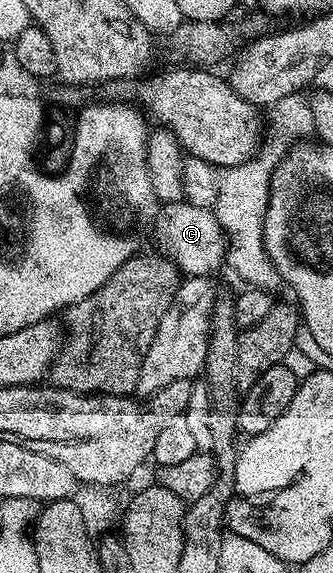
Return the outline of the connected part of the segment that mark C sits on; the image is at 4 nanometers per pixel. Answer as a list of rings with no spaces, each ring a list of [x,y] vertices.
[[[169,201],[159,210],[154,222],[154,237],[165,245],[167,256],[176,263],[181,274],[208,277],[225,264],[226,236],[212,209],[194,207],[189,201]]]

